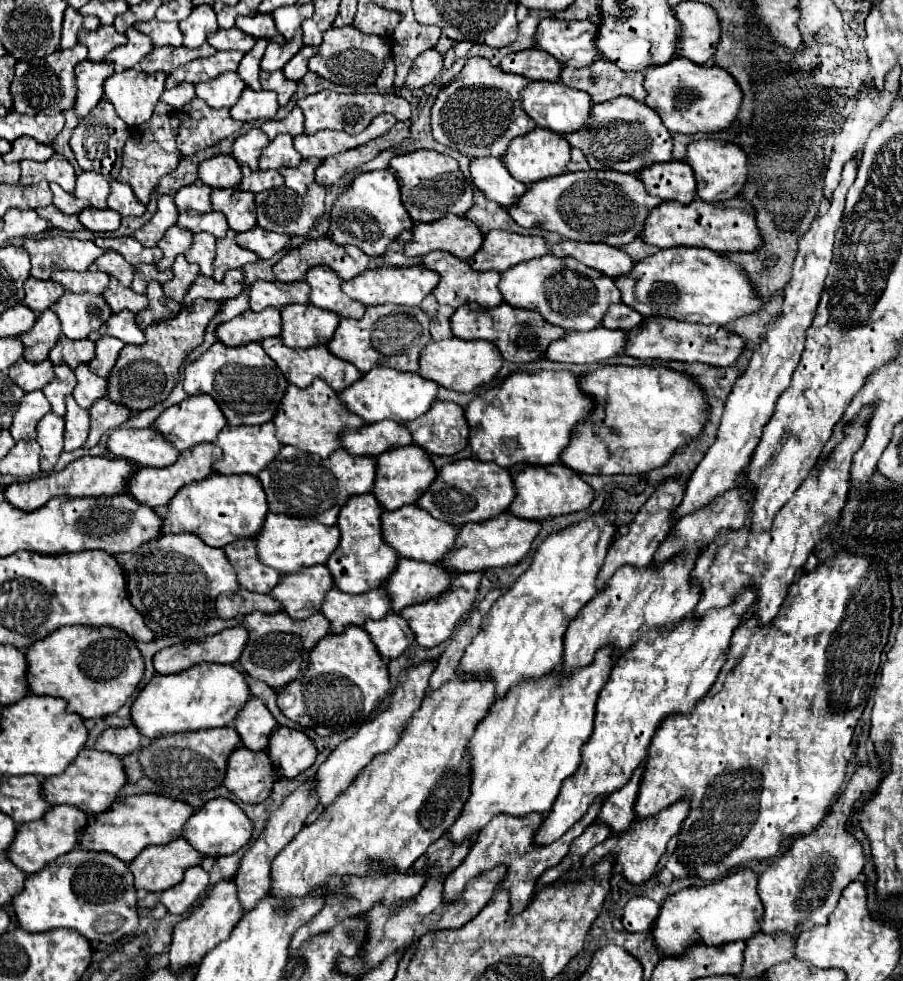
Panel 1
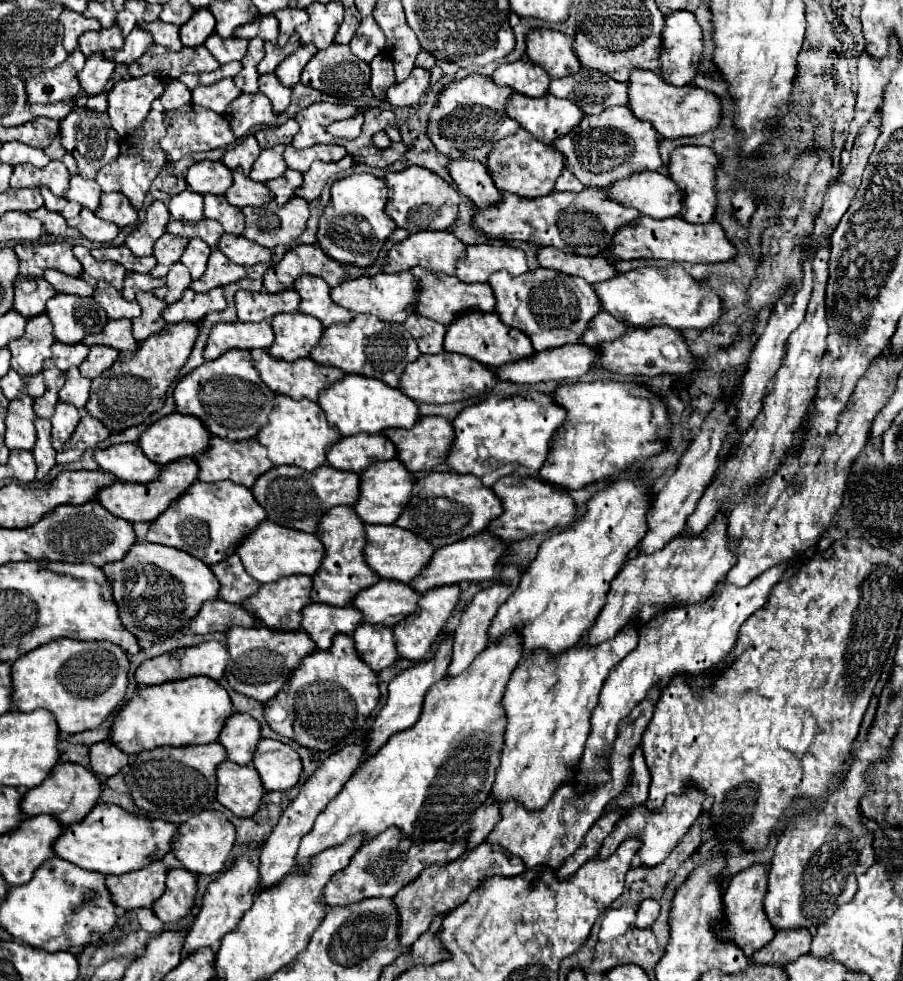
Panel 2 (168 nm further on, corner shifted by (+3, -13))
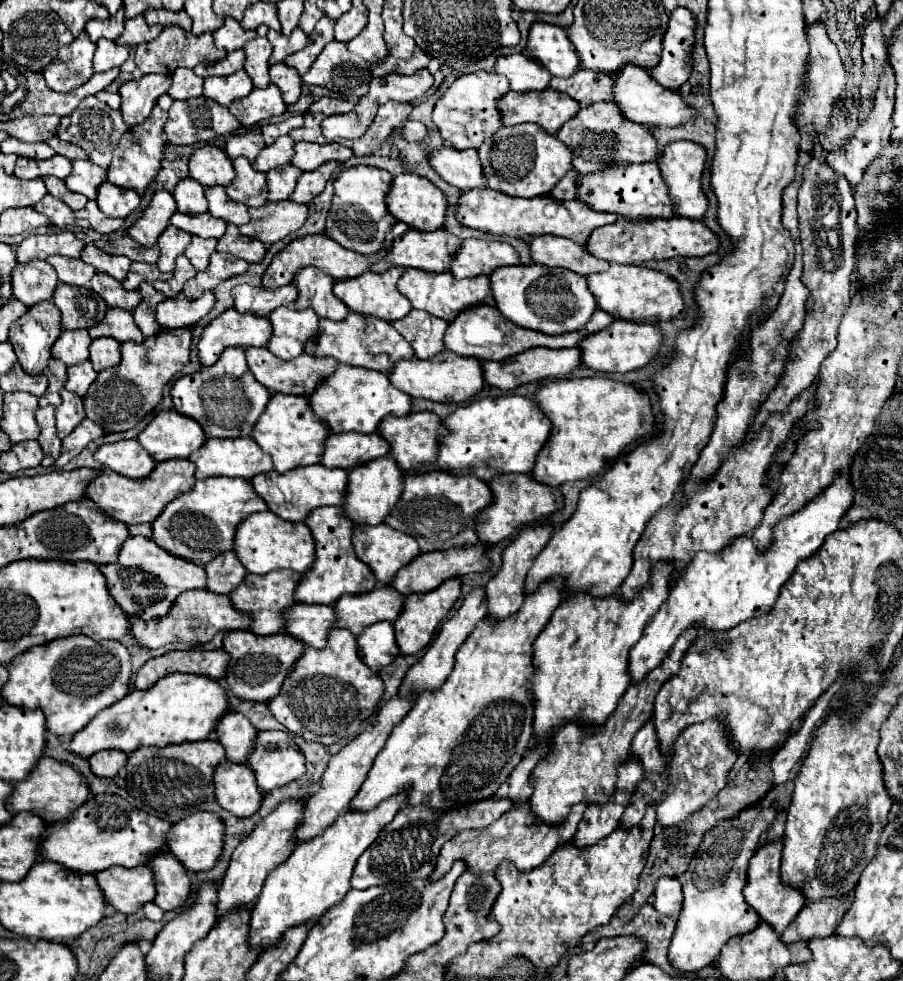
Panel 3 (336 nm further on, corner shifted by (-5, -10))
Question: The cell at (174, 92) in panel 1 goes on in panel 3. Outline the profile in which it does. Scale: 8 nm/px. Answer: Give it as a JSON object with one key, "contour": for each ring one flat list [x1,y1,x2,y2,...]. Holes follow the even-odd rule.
{"contour":[[177,68,173,74,173,84,169,88,169,96,173,100,187,100,191,96,201,96,203,94,203,78,195,76,193,70]]}

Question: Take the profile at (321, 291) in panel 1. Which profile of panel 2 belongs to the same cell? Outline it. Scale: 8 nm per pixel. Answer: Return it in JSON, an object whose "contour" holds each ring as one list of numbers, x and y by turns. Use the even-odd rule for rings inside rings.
{"contour":[[307,275,297,279,293,289,301,295,299,311,317,317,323,327,329,327,333,323,349,323,353,319,353,313,349,309,333,303,333,299,329,297,331,287,325,281]]}

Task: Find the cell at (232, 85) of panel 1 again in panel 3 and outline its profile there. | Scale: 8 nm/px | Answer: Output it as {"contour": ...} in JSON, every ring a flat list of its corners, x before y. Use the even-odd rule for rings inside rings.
{"contour":[[245,70,235,72,231,76,221,78,205,78,205,94,207,98,219,102,221,106,229,106,233,100,247,96,253,90,253,82]]}

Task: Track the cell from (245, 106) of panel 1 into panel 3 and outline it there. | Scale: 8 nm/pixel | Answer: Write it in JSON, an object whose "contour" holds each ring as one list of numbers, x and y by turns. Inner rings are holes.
{"contour":[[269,84,263,90,255,88,249,96,233,100,229,110,241,120,241,124,245,128,251,128,253,124,257,124,261,120,281,116,287,110,287,106,281,98,281,90,275,84]]}

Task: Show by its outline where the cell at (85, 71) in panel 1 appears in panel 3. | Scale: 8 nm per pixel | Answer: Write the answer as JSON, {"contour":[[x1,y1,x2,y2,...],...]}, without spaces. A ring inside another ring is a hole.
{"contour":[[97,40,93,68,95,68,95,72,105,72,105,70,117,68,119,64,123,64,127,60,127,56,129,56,127,46,119,46,111,40]]}

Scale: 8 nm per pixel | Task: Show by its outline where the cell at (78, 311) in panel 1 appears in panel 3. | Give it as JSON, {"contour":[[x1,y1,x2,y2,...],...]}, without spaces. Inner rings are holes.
{"contour":[[59,284,53,292,53,302,61,310,63,330,91,328,93,324,101,322,101,316,107,312,105,300,85,286]]}

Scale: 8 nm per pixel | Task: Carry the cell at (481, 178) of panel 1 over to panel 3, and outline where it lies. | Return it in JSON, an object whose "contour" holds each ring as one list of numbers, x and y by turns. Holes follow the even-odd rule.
{"contour":[[441,146,429,154,431,168,451,186,467,192,473,188,485,188,481,176,481,162,477,150,457,150,453,146]]}

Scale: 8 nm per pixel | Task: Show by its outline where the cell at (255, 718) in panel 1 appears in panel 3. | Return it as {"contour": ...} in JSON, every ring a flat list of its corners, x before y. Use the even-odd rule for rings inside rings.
{"contour":[[227,712,215,726,215,738,225,748,225,758,235,764,243,764,249,758,255,734,251,722,239,712]]}

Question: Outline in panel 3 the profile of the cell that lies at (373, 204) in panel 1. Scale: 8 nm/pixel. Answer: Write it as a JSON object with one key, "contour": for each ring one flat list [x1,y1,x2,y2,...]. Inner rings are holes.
{"contour":[[359,164,353,168,343,170,335,182,335,196,333,204,327,214,325,236,339,242,343,248,359,252,359,254,373,254,383,246,383,238,387,230,395,224,393,216,389,216,385,208,385,194,389,192,393,176,381,168,373,168,367,164]]}

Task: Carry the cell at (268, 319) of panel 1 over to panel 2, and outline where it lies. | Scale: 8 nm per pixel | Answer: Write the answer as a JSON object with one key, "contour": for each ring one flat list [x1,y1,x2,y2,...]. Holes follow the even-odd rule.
{"contour":[[269,321,259,323,217,323,207,339,203,357,217,359,229,349,269,349,273,343,273,327]]}

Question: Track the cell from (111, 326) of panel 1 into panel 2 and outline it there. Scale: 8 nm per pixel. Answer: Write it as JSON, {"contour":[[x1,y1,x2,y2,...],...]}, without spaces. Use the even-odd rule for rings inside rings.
{"contour":[[119,319,119,321,109,321,105,329,97,335,87,335,83,339,87,347,91,345,109,345,117,351,137,351,137,341,131,335,131,321,129,319]]}

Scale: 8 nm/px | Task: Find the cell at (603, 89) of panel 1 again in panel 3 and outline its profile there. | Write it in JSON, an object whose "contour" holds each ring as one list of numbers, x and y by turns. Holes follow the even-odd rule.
{"contour":[[579,68,571,78,551,78,549,86,569,94,581,106,591,106,599,100,611,100,613,76]]}

